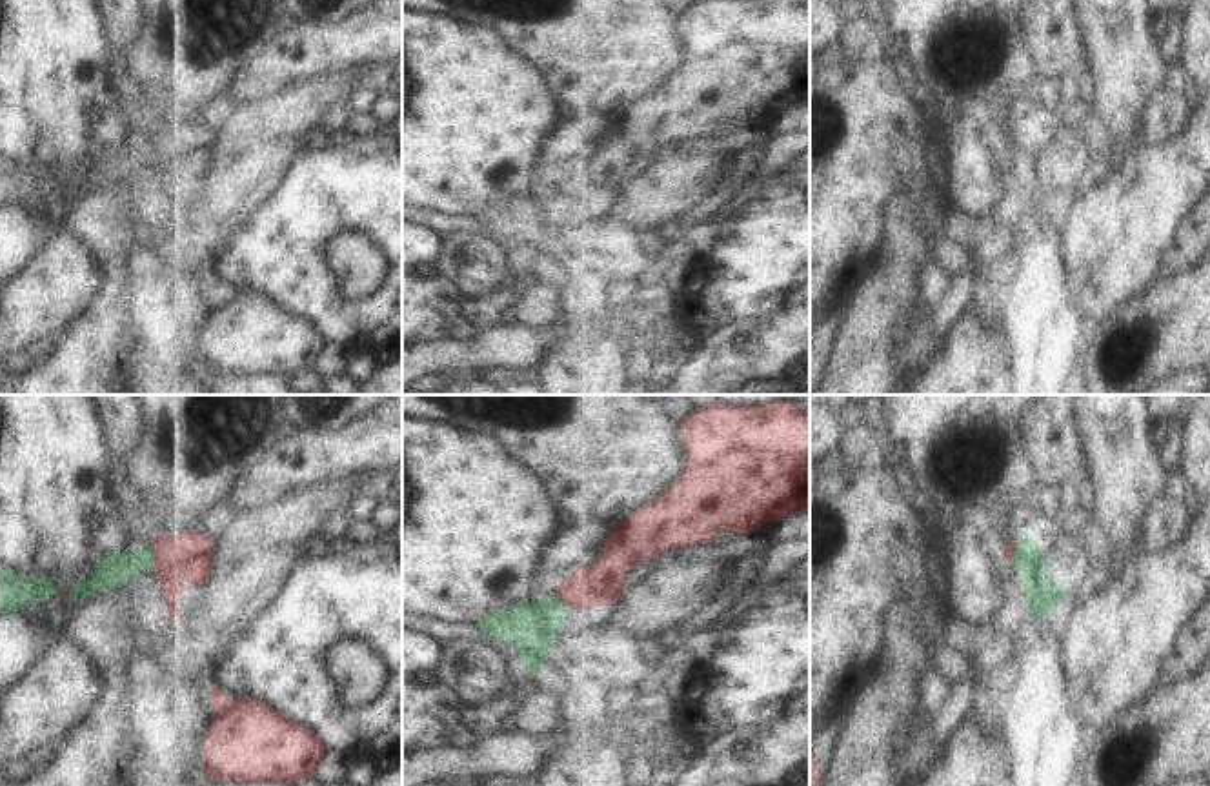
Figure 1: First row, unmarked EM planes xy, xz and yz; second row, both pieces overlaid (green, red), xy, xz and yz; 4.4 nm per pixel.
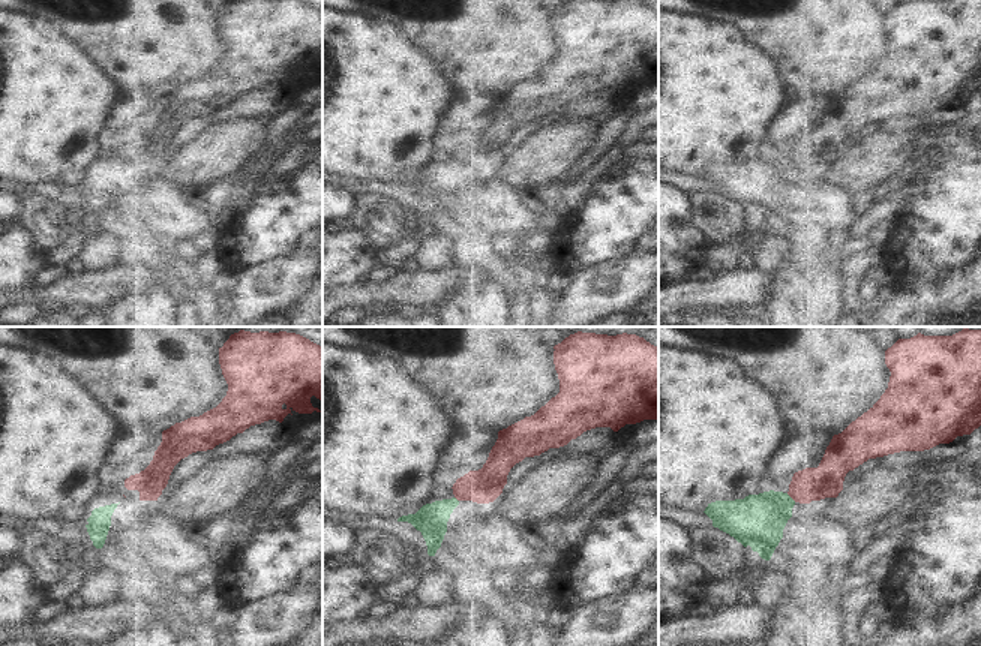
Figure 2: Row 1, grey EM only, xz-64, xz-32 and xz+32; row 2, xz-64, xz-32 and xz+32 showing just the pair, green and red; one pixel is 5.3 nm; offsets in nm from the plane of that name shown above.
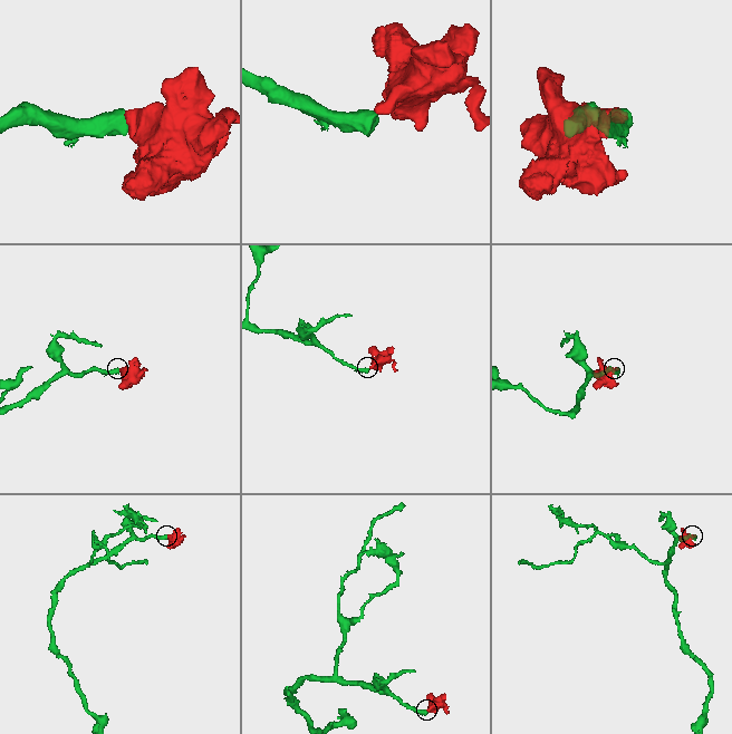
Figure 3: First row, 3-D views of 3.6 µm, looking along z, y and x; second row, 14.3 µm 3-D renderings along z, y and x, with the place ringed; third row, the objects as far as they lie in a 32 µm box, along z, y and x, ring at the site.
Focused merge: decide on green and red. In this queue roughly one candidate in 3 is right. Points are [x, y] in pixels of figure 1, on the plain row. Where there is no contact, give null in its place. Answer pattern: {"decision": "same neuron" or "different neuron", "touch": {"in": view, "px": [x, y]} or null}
{"decision": "different neuron", "touch": {"in": "xy", "px": [151, 148]}}

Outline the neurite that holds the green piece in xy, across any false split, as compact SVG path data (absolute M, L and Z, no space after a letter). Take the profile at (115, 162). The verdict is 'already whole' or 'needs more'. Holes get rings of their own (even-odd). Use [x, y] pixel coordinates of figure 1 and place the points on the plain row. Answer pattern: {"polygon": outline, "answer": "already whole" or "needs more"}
{"polygon": "M138 140L124 146L104 149L95 164L91 164L82 178L71 175L76 184L71 187L76 196L84 196L95 184L122 180L129 171L136 171L153 156L151 140Z", "answer": "already whole"}

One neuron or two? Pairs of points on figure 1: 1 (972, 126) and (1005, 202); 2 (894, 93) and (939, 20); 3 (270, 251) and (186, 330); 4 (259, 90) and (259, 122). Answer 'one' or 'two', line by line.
1: one
2: two
3: two
4: two

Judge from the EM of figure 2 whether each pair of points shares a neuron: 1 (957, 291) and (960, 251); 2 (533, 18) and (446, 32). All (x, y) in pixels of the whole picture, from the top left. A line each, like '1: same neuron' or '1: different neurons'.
1: different neurons
2: same neuron

